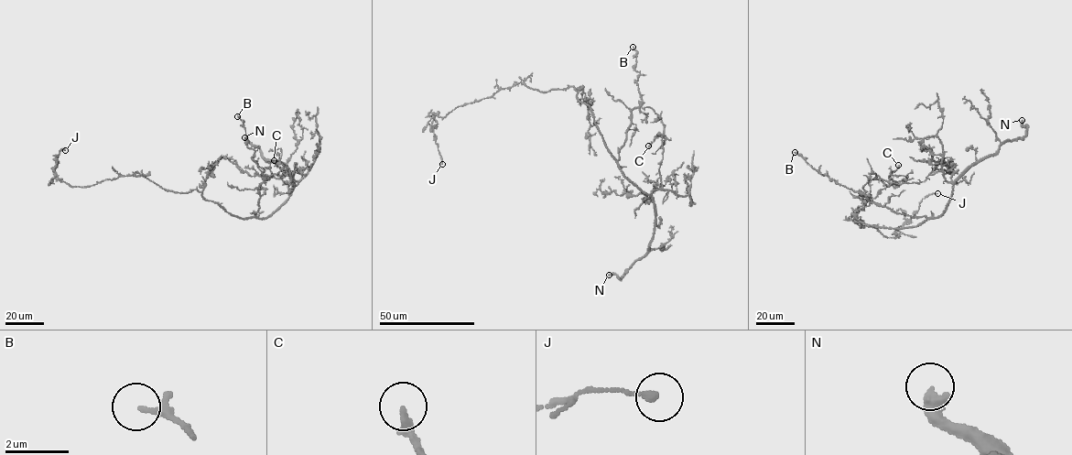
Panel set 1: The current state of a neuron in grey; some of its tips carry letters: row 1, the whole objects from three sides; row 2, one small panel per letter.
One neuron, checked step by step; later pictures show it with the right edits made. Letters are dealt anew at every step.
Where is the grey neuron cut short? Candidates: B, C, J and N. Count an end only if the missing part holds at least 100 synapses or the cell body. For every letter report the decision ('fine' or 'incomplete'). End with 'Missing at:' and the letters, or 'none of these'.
B: fine
C: fine
J: fine
N: incomplete
Missing at: N

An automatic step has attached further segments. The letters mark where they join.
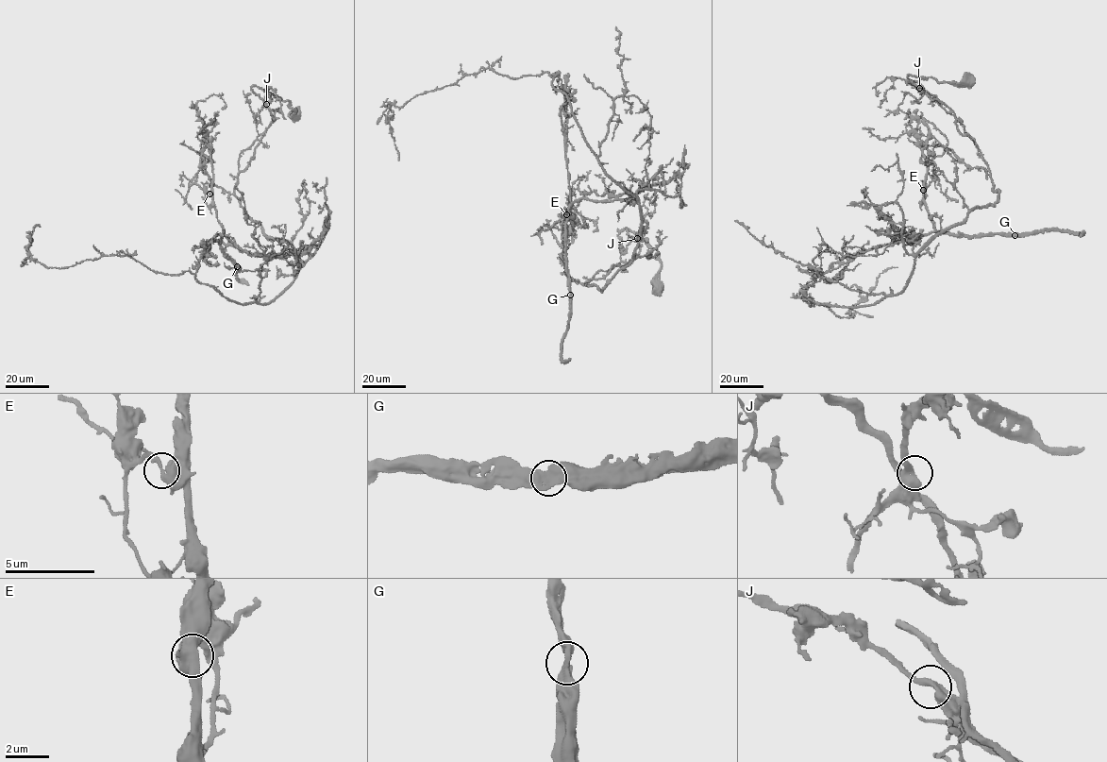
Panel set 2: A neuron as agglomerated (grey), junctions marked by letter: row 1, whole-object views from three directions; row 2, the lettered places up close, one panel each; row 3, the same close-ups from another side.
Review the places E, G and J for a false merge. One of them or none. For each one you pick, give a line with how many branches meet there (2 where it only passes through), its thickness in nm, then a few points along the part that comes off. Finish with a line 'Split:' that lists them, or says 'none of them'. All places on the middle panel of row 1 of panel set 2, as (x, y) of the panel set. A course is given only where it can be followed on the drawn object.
E: 2 | 440 nm | (566, 214), (573, 216), (568, 215), (571, 205), (582, 198), (627, 198), (666, 183), (678, 175), (685, 148)
Split: E

